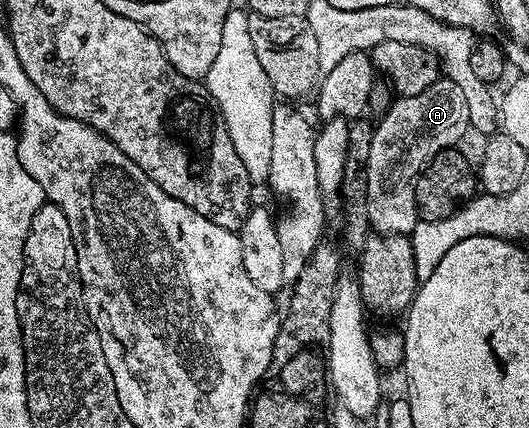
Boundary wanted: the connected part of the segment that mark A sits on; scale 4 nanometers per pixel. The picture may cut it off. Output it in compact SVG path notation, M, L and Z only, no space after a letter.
M441 76L437 82L420 92L419 96L398 97L390 101L385 114L373 127L371 151L367 160L367 212L370 227L378 234L412 235L418 222L416 214L415 188L417 177L425 167L438 156L439 152L458 145L469 126L469 109L467 96L463 96L463 88L451 79Z

